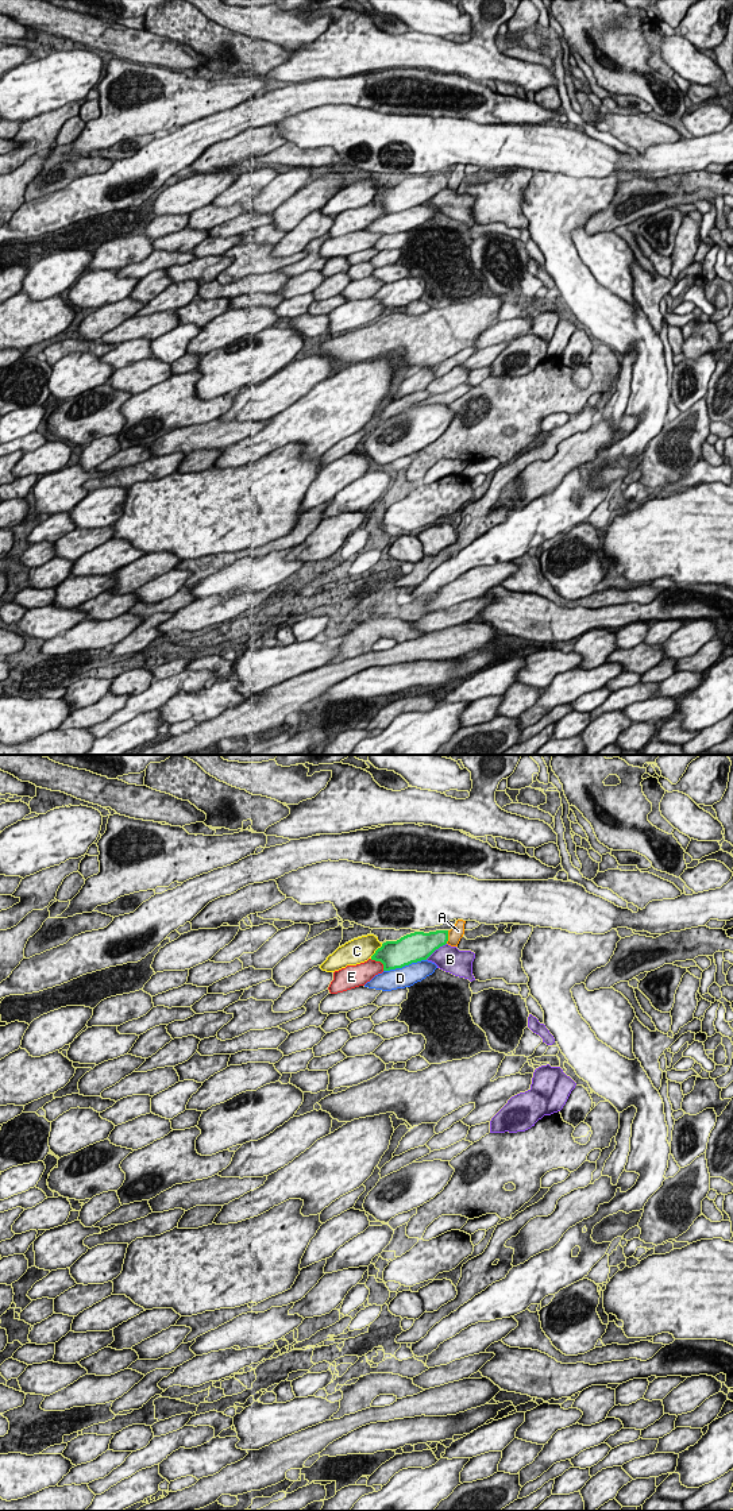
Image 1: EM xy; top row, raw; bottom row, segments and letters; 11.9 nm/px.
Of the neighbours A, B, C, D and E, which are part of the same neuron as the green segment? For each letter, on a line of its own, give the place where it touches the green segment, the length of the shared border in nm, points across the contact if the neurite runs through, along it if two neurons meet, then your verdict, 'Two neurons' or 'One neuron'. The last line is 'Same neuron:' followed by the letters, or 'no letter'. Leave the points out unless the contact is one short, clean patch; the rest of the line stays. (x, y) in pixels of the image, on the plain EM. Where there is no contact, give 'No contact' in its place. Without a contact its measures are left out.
A: Touches green at xy (447, 181). Shared border 160 nm. Boundary: xy (448, 174), (446, 187). Two neurons
B: Touches green at xy (435, 193). Shared border 320 nm. Two neurons
C: Touches green at xy (375, 195). Shared border 240 nm. Two neurons
D: Touches green at xy (404, 209). Shared border 550 nm. Two neurons
E: Touches green at xy (379, 204). Shared border 220 nm. Two neurons
Same neuron: no letter

